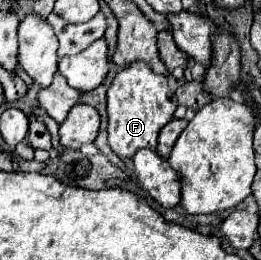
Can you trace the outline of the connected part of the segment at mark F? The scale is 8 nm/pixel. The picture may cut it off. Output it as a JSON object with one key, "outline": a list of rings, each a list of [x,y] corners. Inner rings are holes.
{"outline":[[[131,64],[117,72],[107,92],[107,114],[109,114],[109,146],[123,160],[129,162],[137,150],[157,150],[157,138],[161,128],[173,118],[179,102],[175,92],[169,88],[169,80],[151,72],[147,64]]]}

